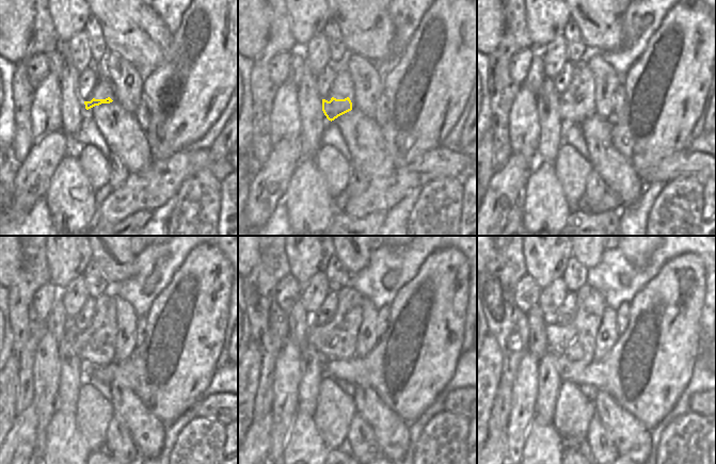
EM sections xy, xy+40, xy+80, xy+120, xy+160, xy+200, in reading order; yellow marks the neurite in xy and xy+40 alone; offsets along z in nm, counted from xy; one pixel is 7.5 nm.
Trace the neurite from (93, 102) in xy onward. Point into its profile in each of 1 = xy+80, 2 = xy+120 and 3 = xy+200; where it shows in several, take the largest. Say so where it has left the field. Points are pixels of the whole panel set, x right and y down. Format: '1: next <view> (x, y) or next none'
1: next xy+80 (575, 111)
2: next xy+120 (97, 351)
3: next xy+200 (560, 339)

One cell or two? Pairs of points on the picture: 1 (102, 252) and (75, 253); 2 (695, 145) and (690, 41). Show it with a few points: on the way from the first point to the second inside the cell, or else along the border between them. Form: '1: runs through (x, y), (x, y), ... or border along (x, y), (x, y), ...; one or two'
1: border along (89, 246), (92, 258); two
2: border along (691, 140), (686, 147); two

